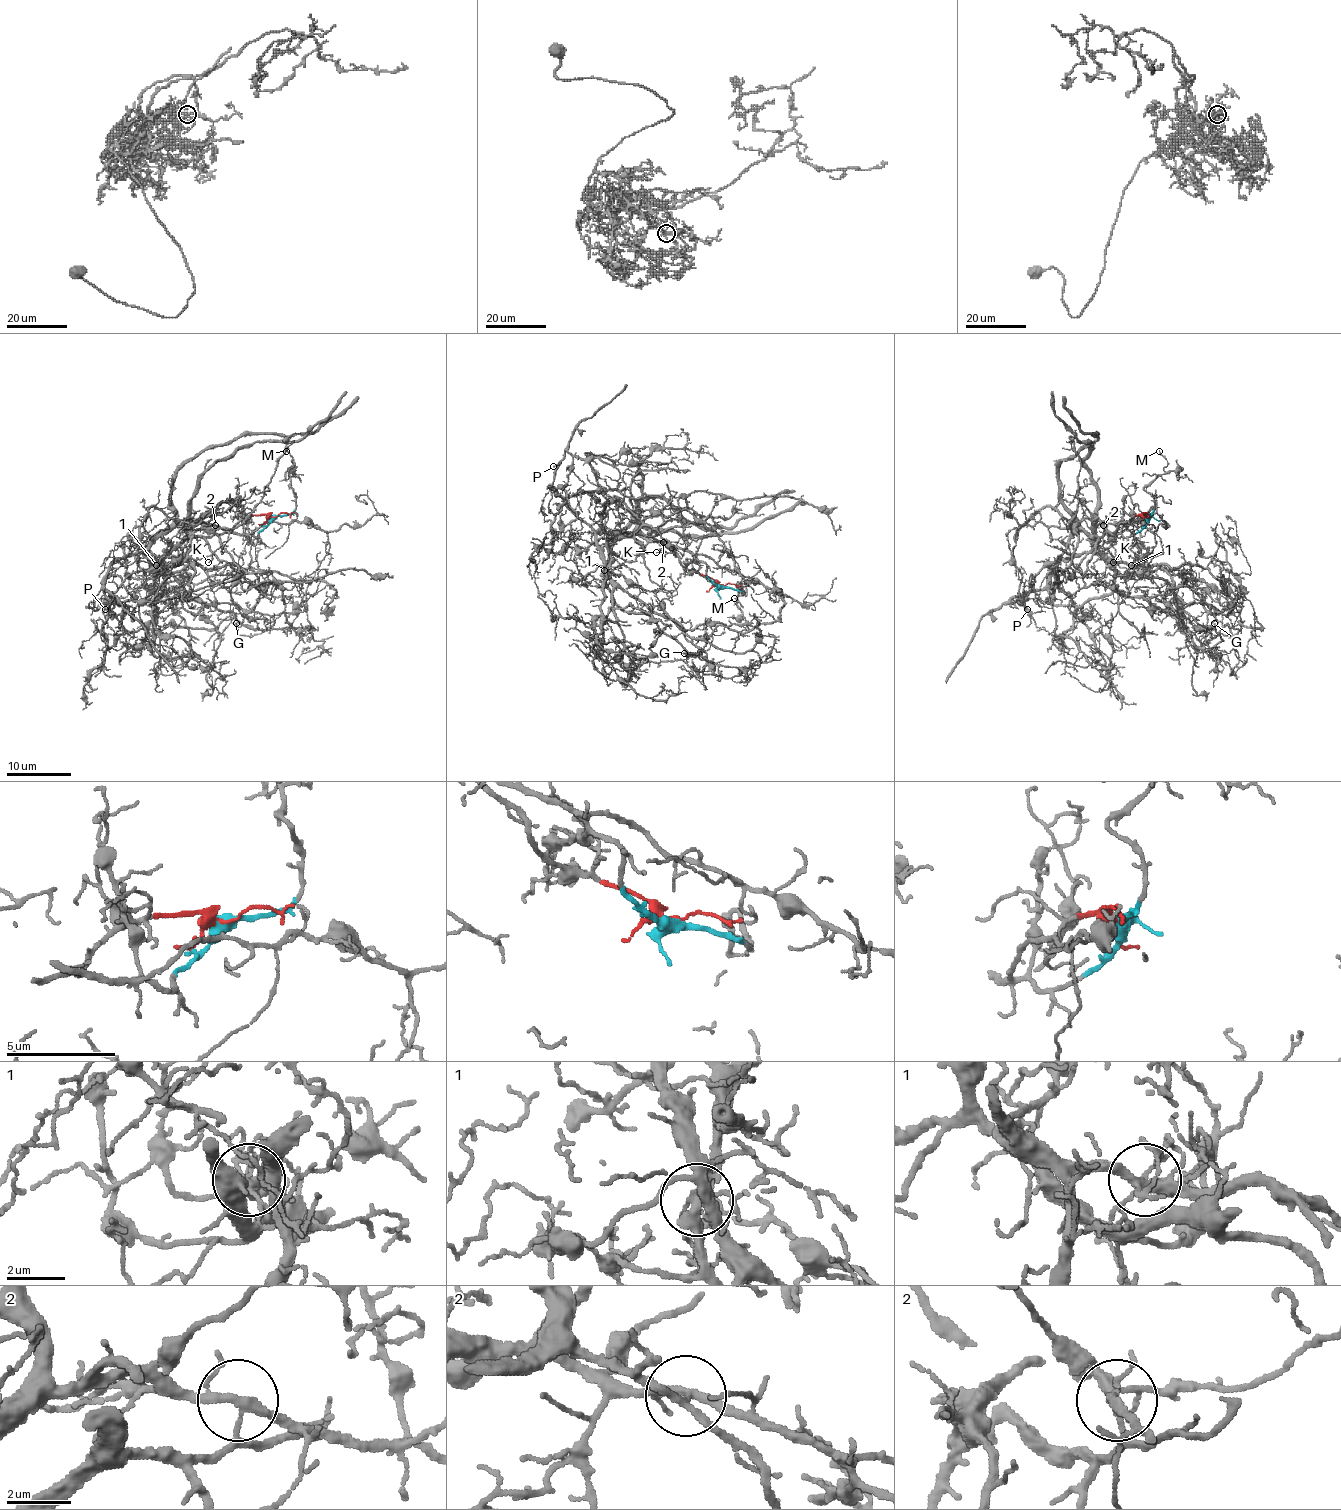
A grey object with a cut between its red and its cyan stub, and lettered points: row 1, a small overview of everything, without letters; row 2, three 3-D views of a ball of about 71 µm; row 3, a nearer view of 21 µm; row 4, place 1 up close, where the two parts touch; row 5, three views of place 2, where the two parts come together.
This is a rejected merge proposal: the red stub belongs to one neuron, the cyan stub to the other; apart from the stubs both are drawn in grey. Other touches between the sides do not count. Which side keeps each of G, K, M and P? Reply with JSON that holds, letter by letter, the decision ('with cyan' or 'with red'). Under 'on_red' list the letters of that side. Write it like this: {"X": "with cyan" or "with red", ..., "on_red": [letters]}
{"G": "with red", "K": "with cyan", "M": "with cyan", "P": "with cyan", "on_red": ["G"]}

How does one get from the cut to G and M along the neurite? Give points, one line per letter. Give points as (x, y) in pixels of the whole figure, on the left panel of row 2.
G: (272, 516), (251, 515), (230, 533), (184, 537), (156, 565), (208, 607), (237, 603), (243, 620), (235, 623)
M: (272, 516), (280, 516), (295, 508), (296, 499), (288, 473), (295, 463), (287, 450)

